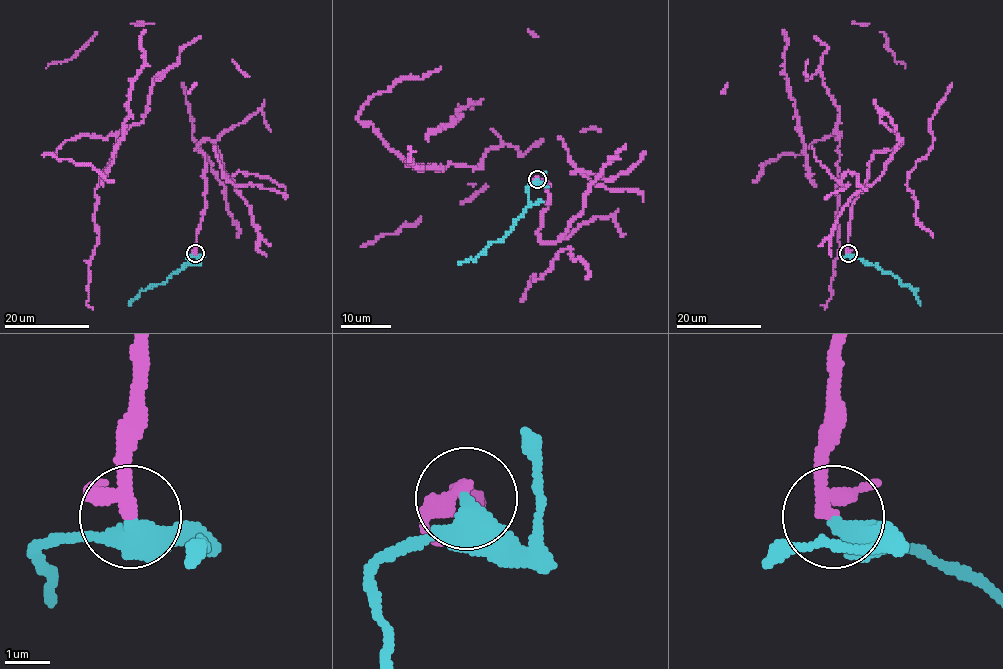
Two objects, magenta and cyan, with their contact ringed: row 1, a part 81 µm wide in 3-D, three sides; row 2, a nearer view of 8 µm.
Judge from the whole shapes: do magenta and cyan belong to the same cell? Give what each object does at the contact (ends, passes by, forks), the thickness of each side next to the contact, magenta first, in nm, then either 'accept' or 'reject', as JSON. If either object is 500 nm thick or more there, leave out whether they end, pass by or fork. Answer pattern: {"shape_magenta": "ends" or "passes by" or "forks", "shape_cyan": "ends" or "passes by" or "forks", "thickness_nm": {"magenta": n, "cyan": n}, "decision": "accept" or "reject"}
{"thickness_nm": {"magenta": 260, "cyan": 500}, "decision": "reject"}

